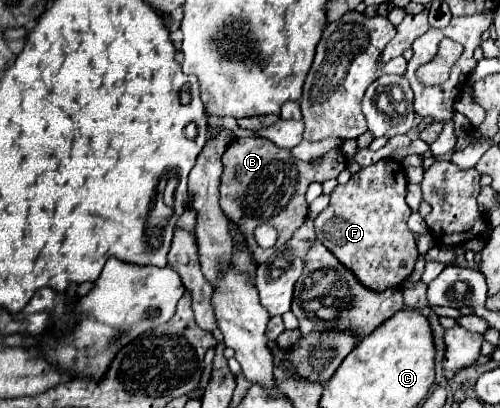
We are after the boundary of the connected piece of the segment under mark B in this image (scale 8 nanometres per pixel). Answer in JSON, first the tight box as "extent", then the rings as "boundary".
{"extent":[220,138,348,264],"boundary":[[[234,138],[224,156],[222,156],[224,172],[220,184],[220,206],[224,214],[238,224],[244,234],[254,258],[258,264],[266,262],[274,252],[264,250],[256,244],[252,232],[260,224],[272,224],[278,230],[278,248],[284,246],[292,234],[304,224],[308,216],[308,204],[304,192],[312,182],[326,182],[328,178],[338,178],[338,174],[348,166],[348,160],[342,152],[328,152],[318,164],[296,160],[290,150],[282,150],[264,138]]]}

